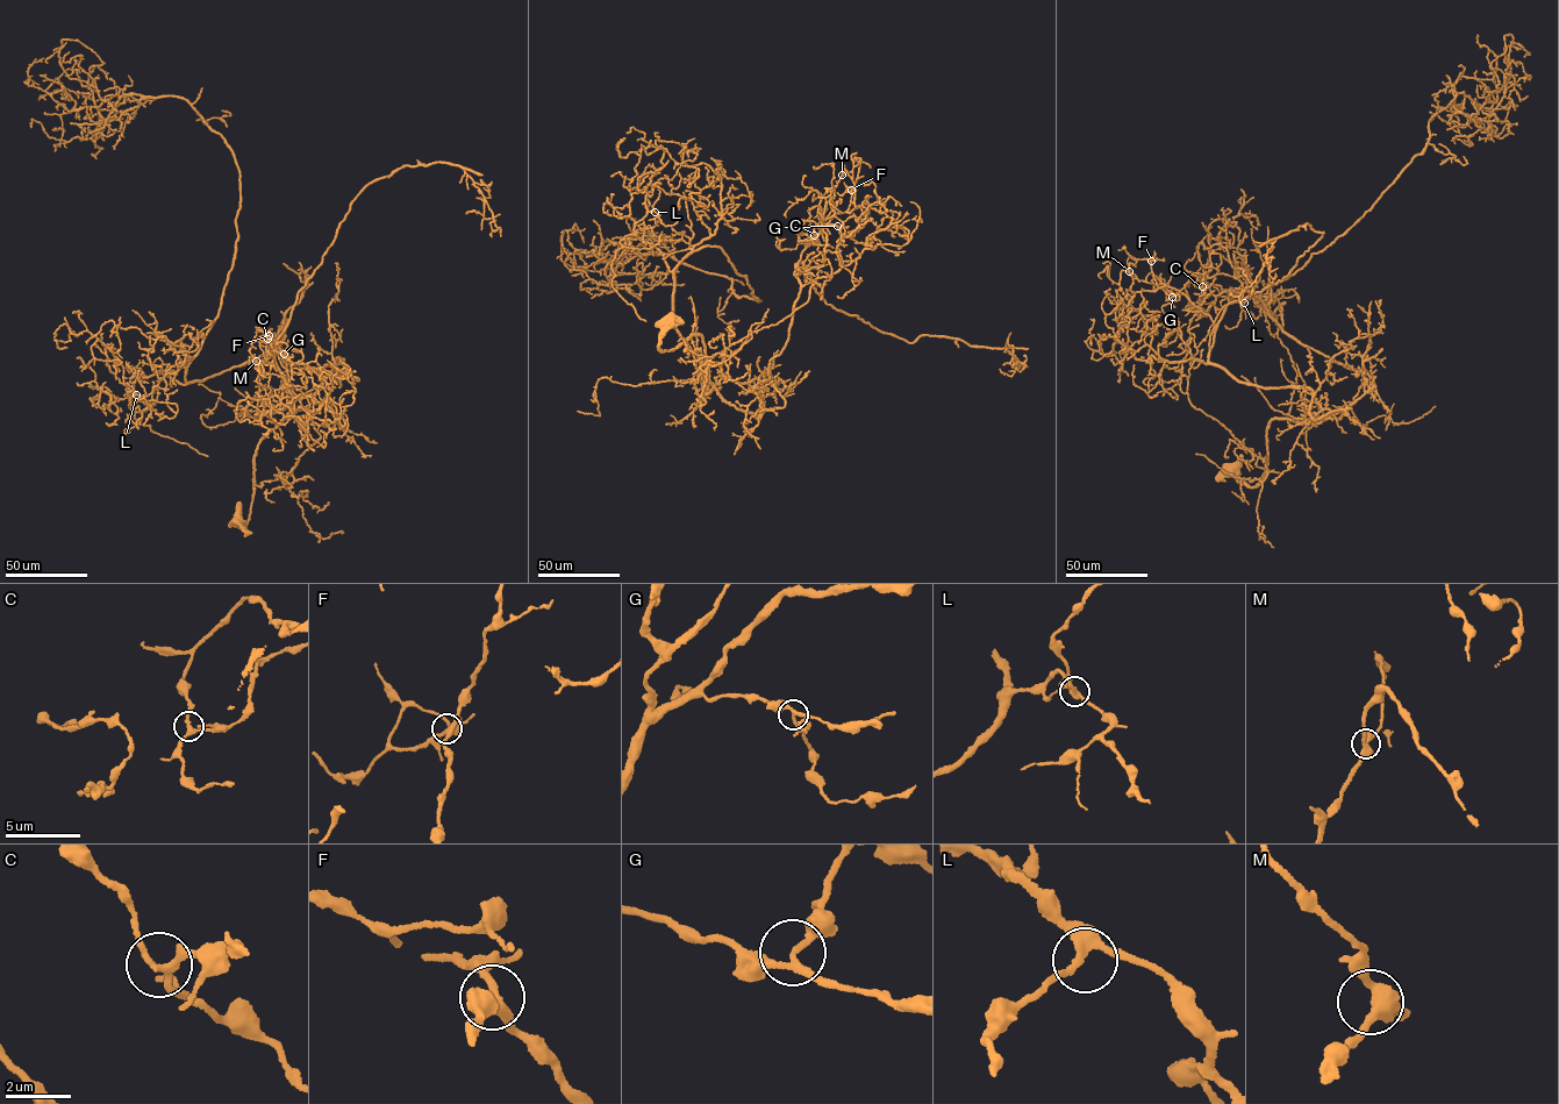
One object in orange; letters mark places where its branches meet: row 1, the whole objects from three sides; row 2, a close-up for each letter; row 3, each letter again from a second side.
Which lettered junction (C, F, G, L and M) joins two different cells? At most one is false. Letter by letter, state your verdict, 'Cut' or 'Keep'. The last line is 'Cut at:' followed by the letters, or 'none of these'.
C: Keep
F: Keep
G: Keep
L: Keep
M: Keep
Cut at: none of these

